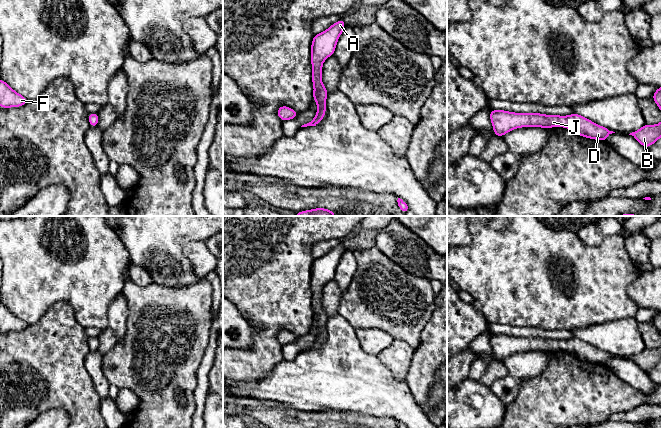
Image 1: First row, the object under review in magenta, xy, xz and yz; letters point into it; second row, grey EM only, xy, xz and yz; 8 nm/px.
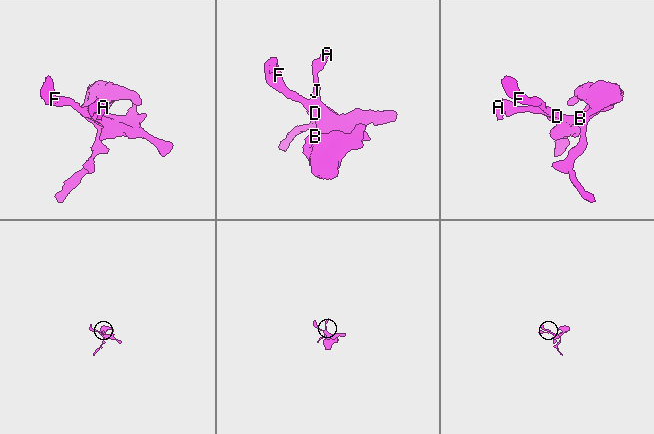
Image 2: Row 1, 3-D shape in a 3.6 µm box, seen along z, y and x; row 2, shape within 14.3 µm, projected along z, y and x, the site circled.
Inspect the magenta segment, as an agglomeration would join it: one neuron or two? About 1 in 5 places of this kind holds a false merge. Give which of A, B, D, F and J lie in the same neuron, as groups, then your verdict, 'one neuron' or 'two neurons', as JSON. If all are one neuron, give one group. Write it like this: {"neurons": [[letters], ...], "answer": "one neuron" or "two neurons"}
{"neurons": [["A", "B", "D", "F", "J"]], "answer": "one neuron"}

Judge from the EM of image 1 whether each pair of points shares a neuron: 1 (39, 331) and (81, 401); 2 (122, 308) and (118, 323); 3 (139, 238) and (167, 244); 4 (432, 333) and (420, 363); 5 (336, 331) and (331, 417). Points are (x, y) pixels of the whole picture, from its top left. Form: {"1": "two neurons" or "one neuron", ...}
{"1": "one neuron", "2": "one neuron", "3": "one neuron", "4": "one neuron", "5": "two neurons"}

